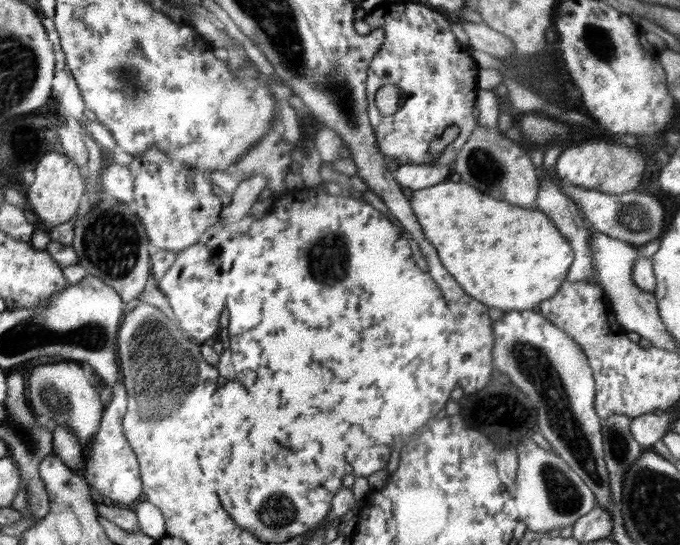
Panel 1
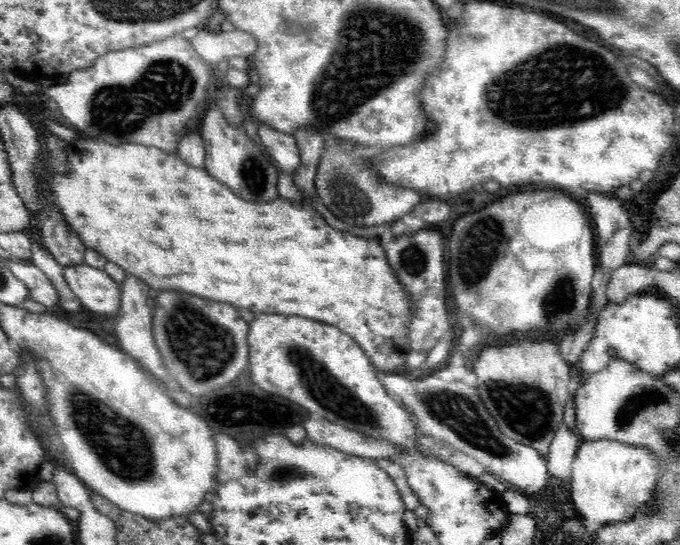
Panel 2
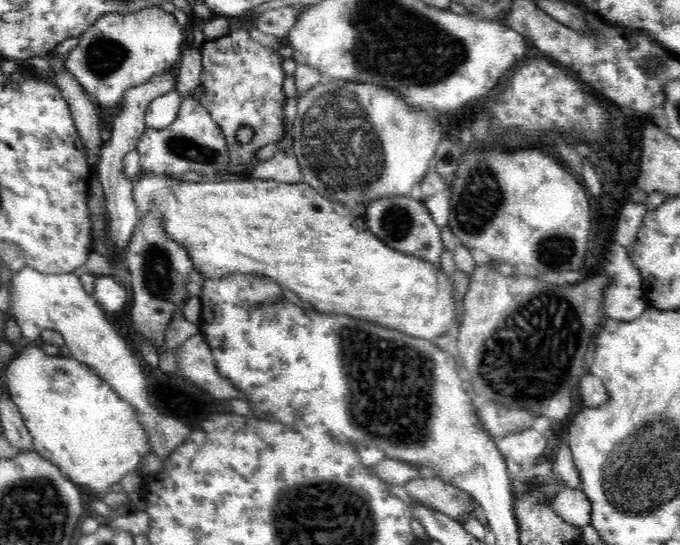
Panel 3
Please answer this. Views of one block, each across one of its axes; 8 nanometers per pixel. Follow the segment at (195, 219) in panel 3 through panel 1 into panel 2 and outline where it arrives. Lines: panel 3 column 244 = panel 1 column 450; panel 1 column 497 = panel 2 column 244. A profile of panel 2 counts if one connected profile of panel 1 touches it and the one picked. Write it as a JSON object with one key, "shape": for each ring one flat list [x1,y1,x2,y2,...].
{"shape":[[86,140,86,150,76,148,70,154,70,168,72,170,70,170,68,176,60,176,59,173,54,176,54,172,52,172,50,194,48,194,50,199,54,201,54,205,61,212,64,212,64,216,68,218,68,222,72,226,72,231,80,234,86,248,98,250,100,254,104,254,106,260,122,266,127,274,132,274,142,281,146,281,150,288,159,291,184,290,184,292,196,294,200,298,212,298,212,300,218,300,218,302,228,302,238,309,249,308,254,315,258,313,287,314,322,321,351,336,361,350,366,353,366,356,370,357,377,371,394,372,398,366,406,363,408,354,412,352,408,324,410,324,410,318,412,318,414,303,410,299,410,293,406,291,406,287,400,283,394,269,390,267,390,263,386,260,386,254,384,254,385,249,378,244,377,239,362,238,362,236,354,236,354,234,348,234,348,232,334,230,321,214,314,210,310,202,290,204,284,198,278,198,274,202,242,200,232,190,228,190,228,186,224,186,224,184,216,182,212,176,208,176,205,168,190,166,180,159,176,153,162,152,154,146,140,146,140,144,110,146,106,142,100,144,100,142]]}

